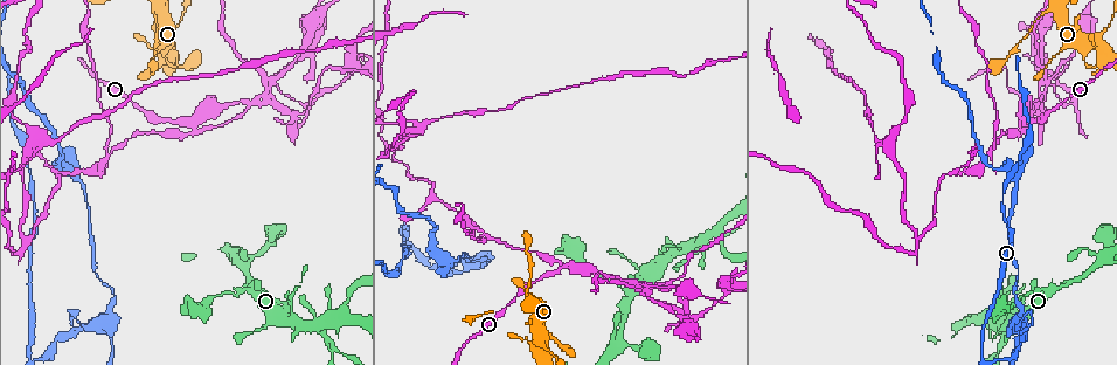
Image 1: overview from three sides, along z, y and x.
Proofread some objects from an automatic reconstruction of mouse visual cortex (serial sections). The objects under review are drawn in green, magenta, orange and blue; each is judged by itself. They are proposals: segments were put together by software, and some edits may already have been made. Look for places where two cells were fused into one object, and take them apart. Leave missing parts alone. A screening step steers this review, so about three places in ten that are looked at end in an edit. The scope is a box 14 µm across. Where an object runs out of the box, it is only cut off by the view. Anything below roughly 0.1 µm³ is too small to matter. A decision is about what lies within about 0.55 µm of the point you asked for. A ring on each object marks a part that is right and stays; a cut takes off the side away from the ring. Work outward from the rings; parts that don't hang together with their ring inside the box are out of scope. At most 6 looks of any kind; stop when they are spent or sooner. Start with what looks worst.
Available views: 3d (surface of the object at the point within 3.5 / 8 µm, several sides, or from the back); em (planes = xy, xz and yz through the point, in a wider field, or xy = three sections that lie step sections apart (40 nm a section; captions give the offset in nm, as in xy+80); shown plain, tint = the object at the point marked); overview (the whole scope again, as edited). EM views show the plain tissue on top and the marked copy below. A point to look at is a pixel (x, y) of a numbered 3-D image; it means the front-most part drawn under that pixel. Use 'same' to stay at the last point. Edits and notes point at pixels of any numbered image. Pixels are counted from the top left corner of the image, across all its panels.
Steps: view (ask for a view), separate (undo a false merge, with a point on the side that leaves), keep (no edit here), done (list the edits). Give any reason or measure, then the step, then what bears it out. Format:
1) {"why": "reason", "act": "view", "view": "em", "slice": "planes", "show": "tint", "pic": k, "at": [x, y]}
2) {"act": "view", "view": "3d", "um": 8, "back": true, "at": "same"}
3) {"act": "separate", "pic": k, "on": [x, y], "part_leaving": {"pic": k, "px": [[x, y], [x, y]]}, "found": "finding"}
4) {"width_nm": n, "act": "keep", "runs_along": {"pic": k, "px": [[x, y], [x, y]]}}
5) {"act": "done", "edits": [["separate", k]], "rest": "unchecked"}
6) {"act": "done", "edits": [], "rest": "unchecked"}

{"why": "two arms in line, one across", "act": "view", "view": "3d", "um": 3.5, "pic": 1, "at": [564, 267]}

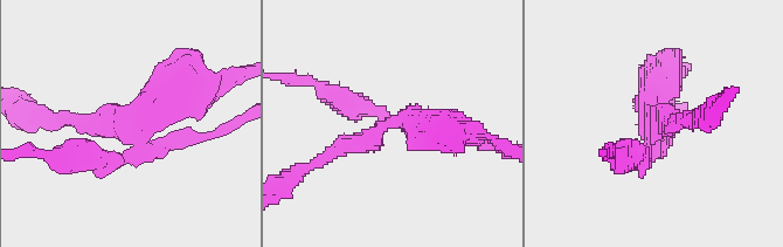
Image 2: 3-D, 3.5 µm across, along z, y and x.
{"act": "view", "view": "em", "slice": "xy", "step": 5, "show": "tint", "pic": 2, "at": [385, 125]}

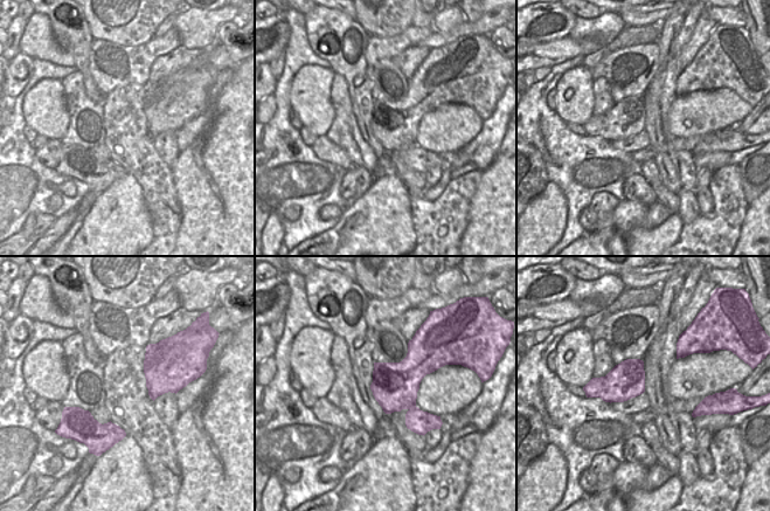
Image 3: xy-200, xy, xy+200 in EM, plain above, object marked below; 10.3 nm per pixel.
{"act": "view", "view": "em", "slice": "xy", "step": 2, "show": "tint", "at": "same"}

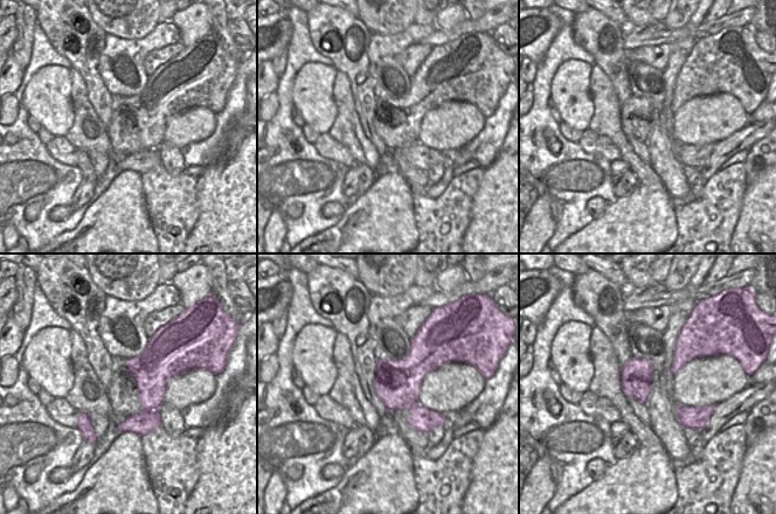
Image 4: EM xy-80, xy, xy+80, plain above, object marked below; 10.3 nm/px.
{"act": "separate", "pic": 2, "on": [97, 170], "found": "a second cell is stuck on"}

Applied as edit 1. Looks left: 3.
{"act": "view", "view": "3d", "um": 8, "back": true, "pic": 1, "at": [335, 314]}

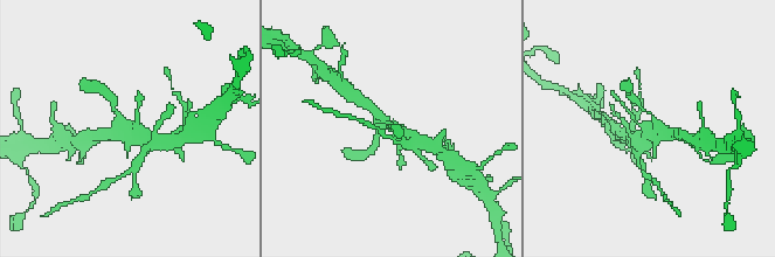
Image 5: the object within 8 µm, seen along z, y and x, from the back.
{"why": "need the tissue", "act": "view", "view": "em", "slice": "xy", "step": 5, "show": "tint", "pic": 5, "at": [654, 126]}

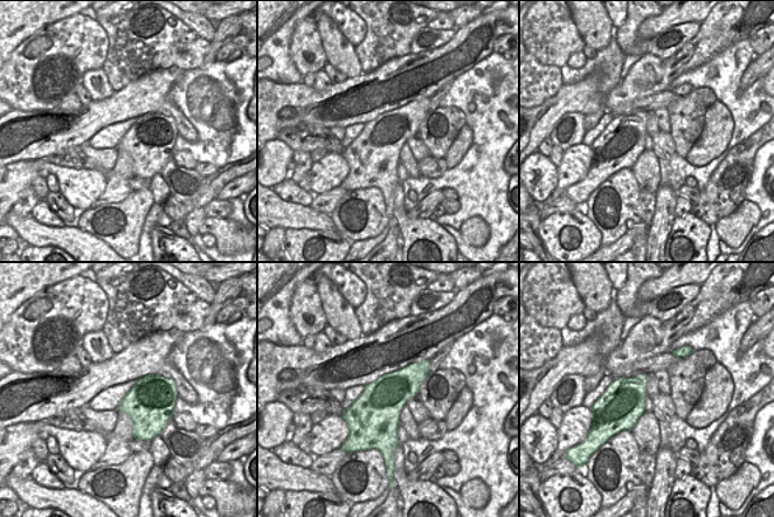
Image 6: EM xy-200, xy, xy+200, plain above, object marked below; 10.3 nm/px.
{"act": "keep", "runs_along": {"pic": 5, "px": [[415, 143], [401, 134], [364, 104]]}, "found": "all the same cell"}

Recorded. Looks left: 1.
{"act": "done", "edits": [["separate", 2]], "rest": "unchecked"}

